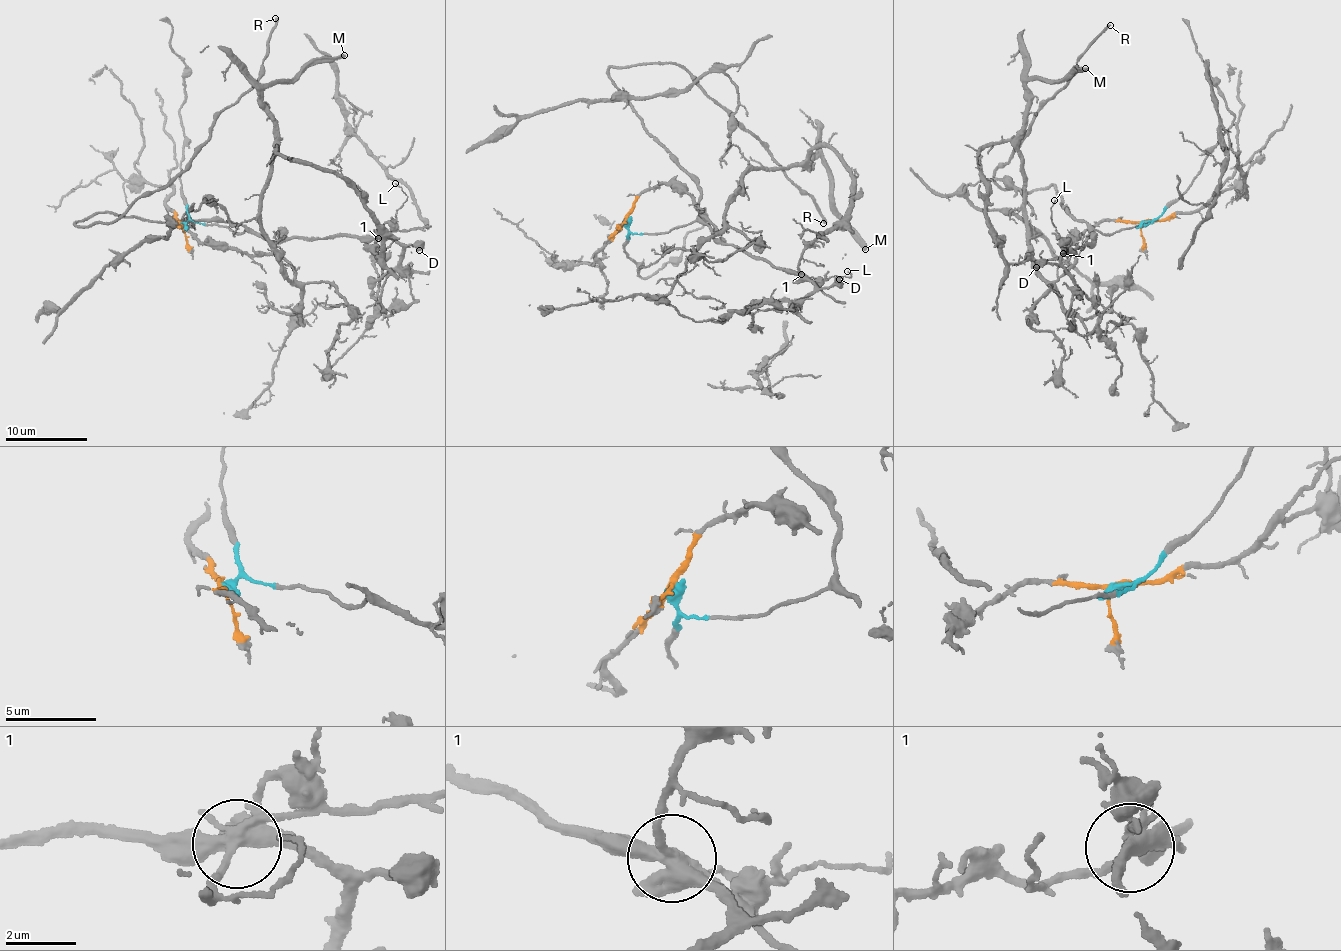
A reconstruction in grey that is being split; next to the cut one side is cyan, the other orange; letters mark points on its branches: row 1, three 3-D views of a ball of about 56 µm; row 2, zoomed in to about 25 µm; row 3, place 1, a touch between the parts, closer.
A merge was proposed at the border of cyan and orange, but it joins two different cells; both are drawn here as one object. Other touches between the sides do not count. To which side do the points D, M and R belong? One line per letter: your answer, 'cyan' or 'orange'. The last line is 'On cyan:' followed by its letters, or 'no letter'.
D: cyan
M: orange
R: cyan
On cyan: D, R

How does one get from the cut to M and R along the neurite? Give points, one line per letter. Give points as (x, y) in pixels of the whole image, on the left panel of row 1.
M: (180, 224), (200, 241), (277, 255), (293, 280), (261, 221), (276, 154), (261, 92), (345, 55)
R: (180, 224), (246, 227), (110, 213), (76, 224), (114, 223), (185, 169), (217, 116), (257, 80), (276, 17)

